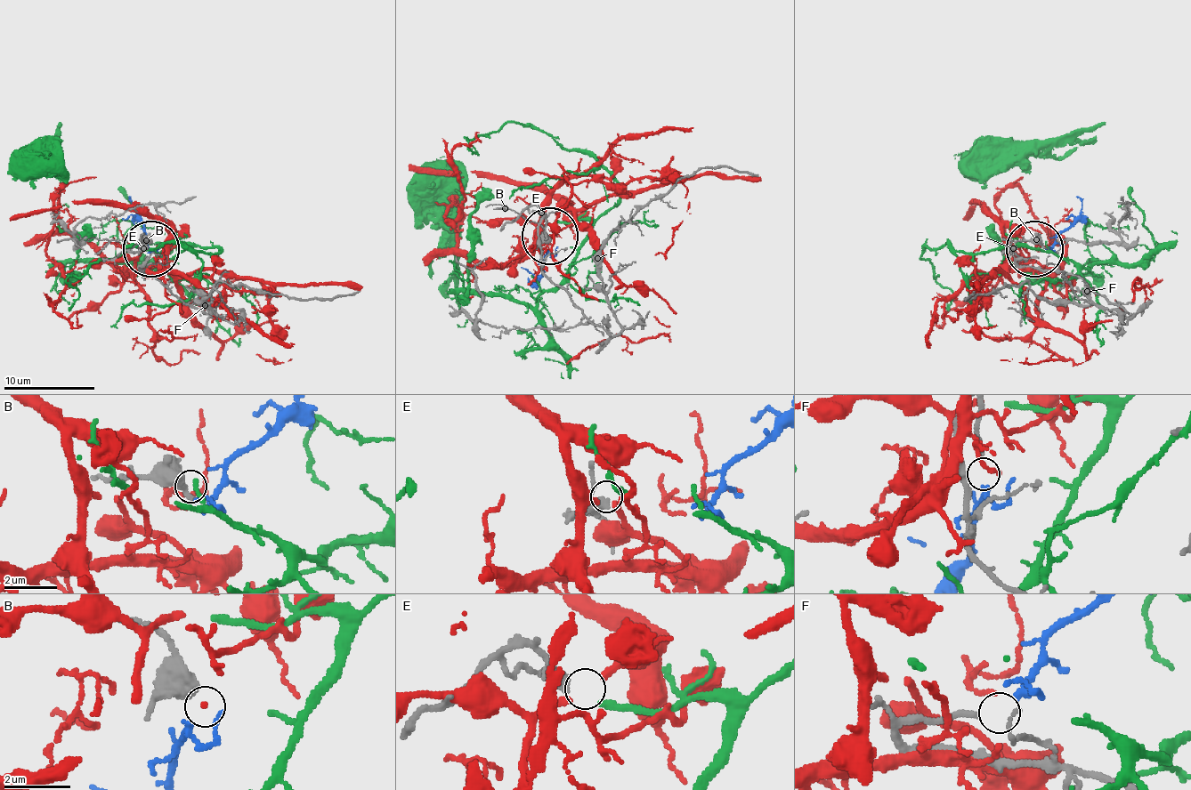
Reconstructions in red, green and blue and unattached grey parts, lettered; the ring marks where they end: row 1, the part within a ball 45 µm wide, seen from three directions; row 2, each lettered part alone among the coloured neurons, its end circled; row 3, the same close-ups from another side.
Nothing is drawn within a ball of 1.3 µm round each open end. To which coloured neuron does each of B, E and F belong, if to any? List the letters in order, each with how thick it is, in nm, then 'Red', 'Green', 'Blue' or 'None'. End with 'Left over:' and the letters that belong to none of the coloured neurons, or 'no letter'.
B: Thickness 440 nm. None
E: Thickness 400 nm. Green
F: Thickness 160 nm. Blue
Left over: B

